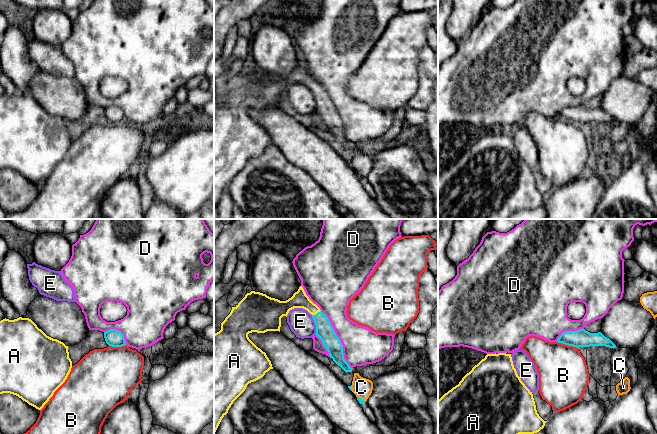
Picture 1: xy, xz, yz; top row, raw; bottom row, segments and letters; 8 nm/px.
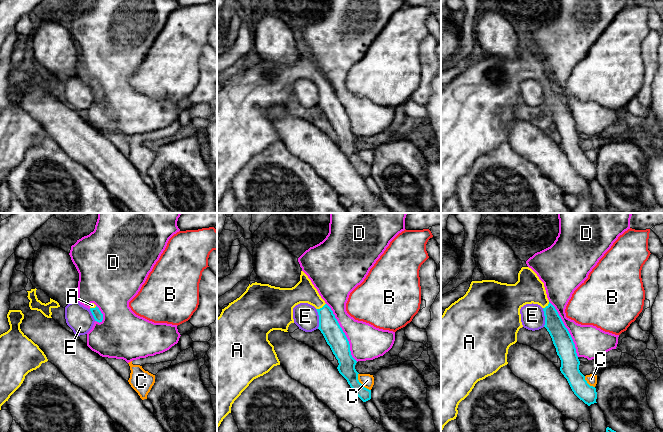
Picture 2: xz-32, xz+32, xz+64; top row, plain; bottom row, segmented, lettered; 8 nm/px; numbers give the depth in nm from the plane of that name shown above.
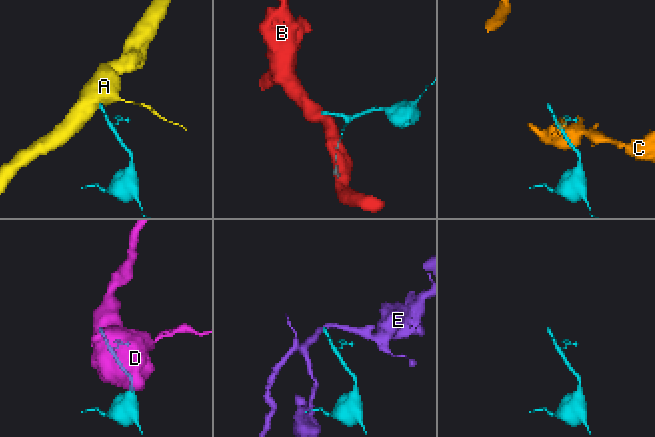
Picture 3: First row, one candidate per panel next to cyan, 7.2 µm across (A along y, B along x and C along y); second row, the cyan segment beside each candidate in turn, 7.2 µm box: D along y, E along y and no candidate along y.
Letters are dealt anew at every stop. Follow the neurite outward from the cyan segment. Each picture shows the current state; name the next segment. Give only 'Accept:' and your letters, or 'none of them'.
Accept: A

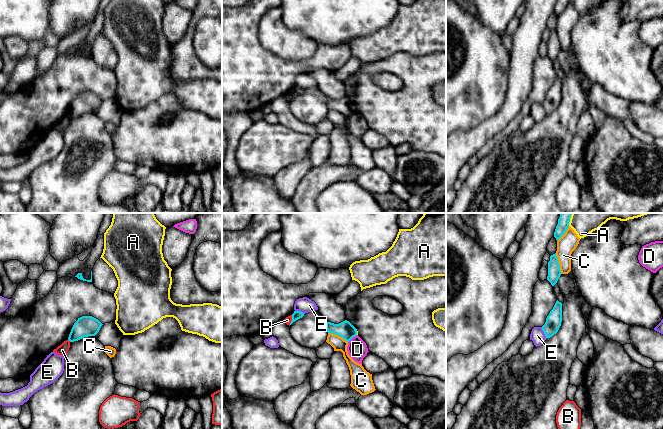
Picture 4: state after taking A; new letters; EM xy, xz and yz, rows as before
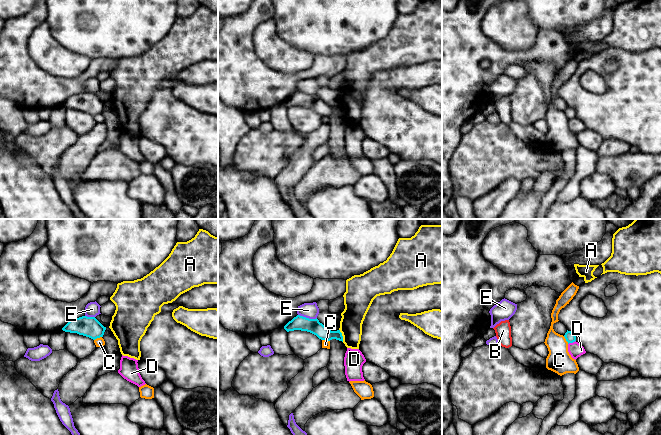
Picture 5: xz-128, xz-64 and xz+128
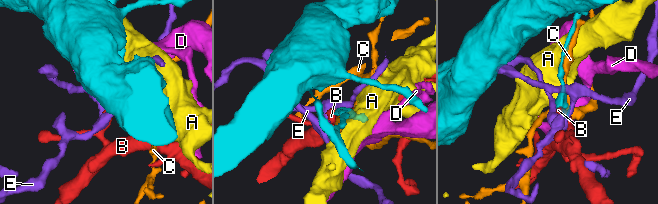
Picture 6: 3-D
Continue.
Accept: none of them

